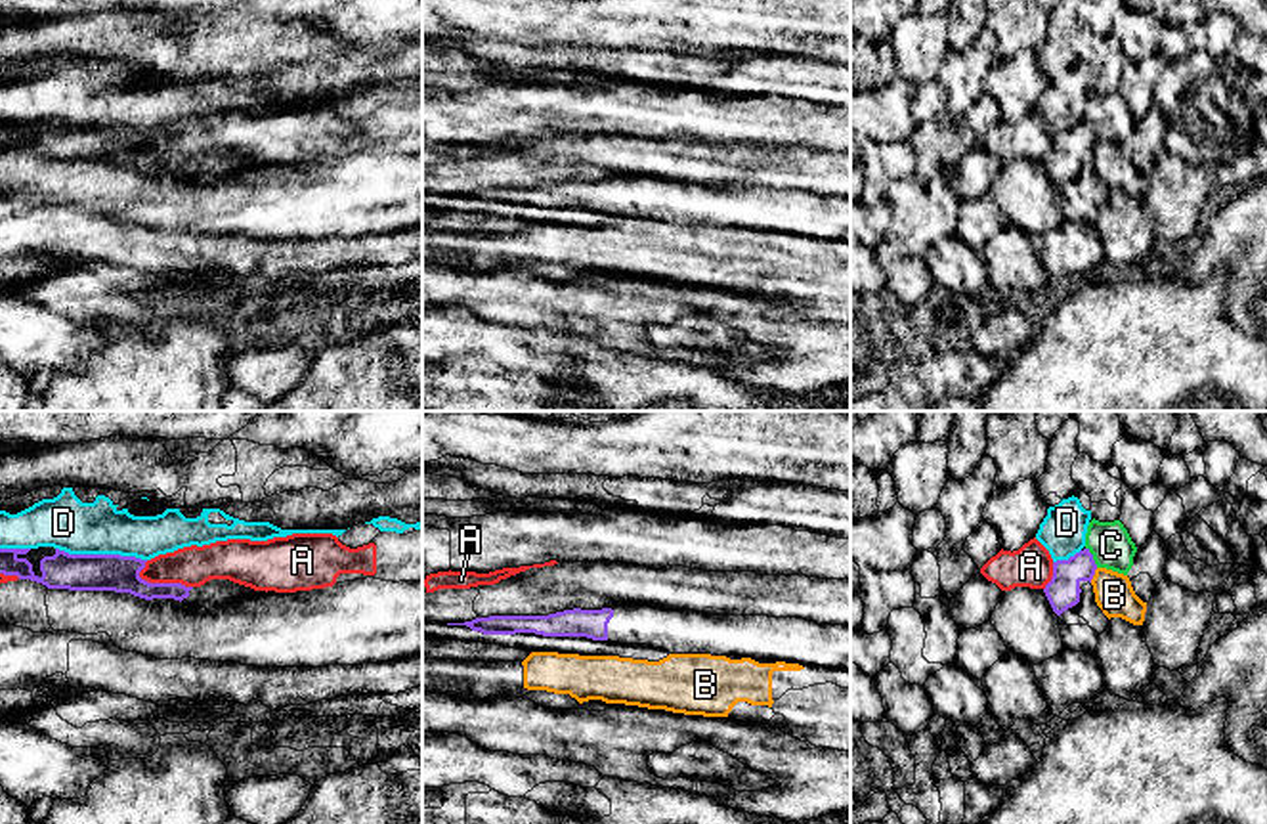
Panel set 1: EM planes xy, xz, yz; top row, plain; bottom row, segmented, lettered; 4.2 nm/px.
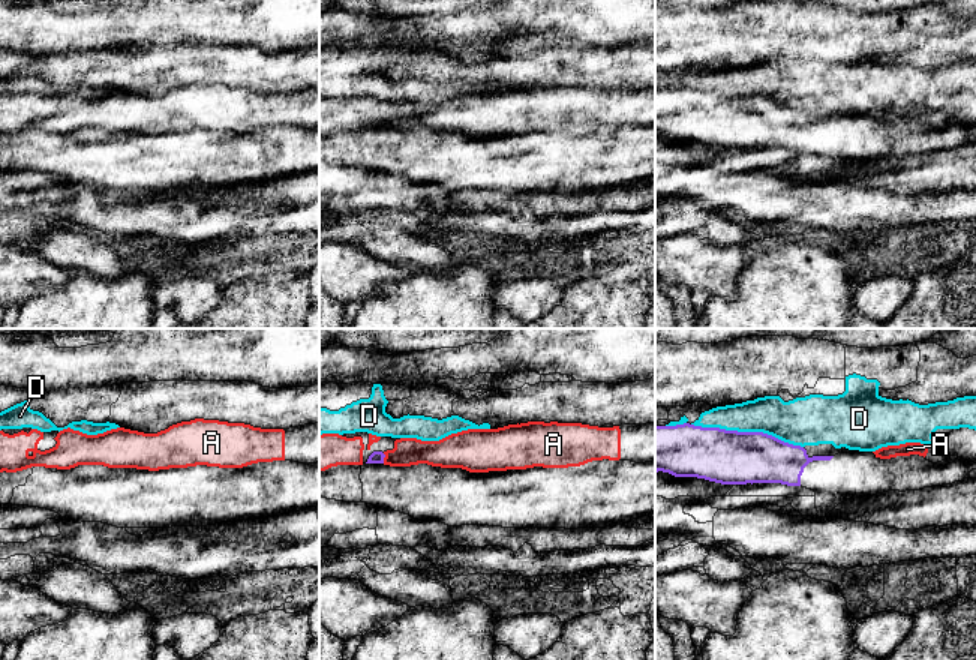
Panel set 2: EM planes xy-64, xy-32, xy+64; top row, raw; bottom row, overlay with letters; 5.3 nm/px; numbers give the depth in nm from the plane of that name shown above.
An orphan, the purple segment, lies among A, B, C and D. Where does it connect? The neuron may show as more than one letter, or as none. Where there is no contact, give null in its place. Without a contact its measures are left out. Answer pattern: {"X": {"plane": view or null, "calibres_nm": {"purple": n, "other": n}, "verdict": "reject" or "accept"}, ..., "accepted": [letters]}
{"A": {"plane": "xy", "calibres_nm": {"purple": 160, "other": 170}, "verdict": "reject"}, "B": {"plane": "yz", "calibres_nm": {"purple": 140, "other": 160}, "verdict": "reject"}, "C": {"plane": "yz", "calibres_nm": {"purple": 140, "other": 180}, "verdict": "reject"}, "D": {"plane": "xy", "calibres_nm": {"purple": 160, "other": 220}, "verdict": "reject"}, "accepted": []}

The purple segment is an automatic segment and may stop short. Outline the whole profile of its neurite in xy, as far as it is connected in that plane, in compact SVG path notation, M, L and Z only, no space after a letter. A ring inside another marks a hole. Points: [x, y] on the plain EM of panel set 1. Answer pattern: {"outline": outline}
{"outline": "M0 120L0 145L17 147L46 157L48 161L69 163L115 163L134 168L174 170L187 178L216 180L229 176L233 170L250 170L266 163L233 155L229 151L210 151L201 159L182 155L149 155L140 149L147 132L120 126L69 126L55 120L54 128L40 132L38 149L32 136L25 130L31 120Z"}

